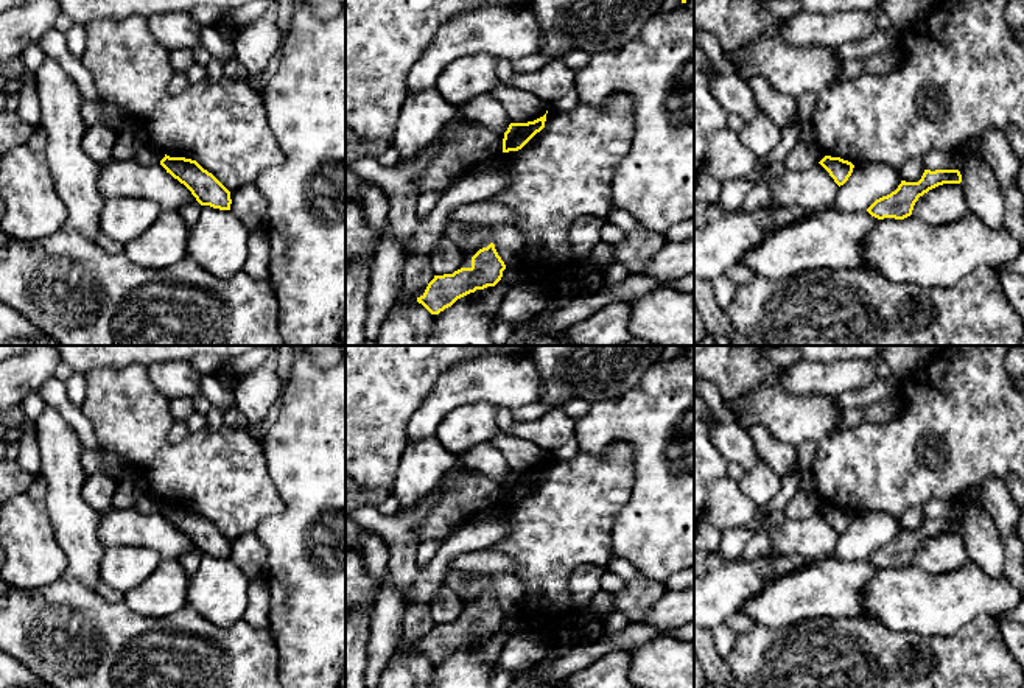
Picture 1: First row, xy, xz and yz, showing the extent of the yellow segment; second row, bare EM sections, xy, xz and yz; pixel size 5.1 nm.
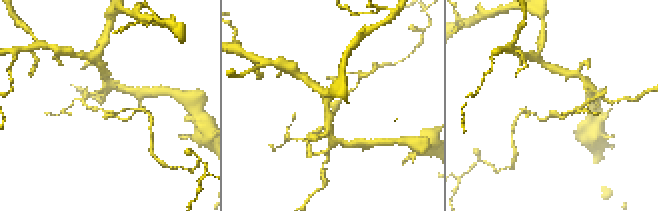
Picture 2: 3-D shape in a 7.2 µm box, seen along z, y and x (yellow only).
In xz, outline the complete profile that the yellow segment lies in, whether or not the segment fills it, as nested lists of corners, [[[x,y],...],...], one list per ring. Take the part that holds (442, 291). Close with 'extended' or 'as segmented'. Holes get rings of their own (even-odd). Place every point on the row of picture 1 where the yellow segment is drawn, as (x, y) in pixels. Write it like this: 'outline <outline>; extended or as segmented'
outline [[[490,243],[472,257],[470,268],[461,268],[453,274],[434,276],[425,293],[417,297],[417,302],[431,314],[439,314],[458,299],[476,290],[495,286],[501,280],[504,269],[504,262],[498,255],[495,244]]]; as segmented

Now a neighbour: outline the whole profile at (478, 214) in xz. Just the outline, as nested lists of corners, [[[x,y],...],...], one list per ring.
[[[482,201],[461,205],[451,215],[456,221],[468,226],[495,226],[495,224],[515,224],[515,213],[510,207]]]

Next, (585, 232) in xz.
[[[585,215],[570,229],[570,258],[587,260],[593,247],[601,241],[601,229],[608,223],[607,216]]]

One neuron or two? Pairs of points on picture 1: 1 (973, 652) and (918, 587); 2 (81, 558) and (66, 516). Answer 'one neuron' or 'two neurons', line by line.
1: two neurons
2: one neuron

